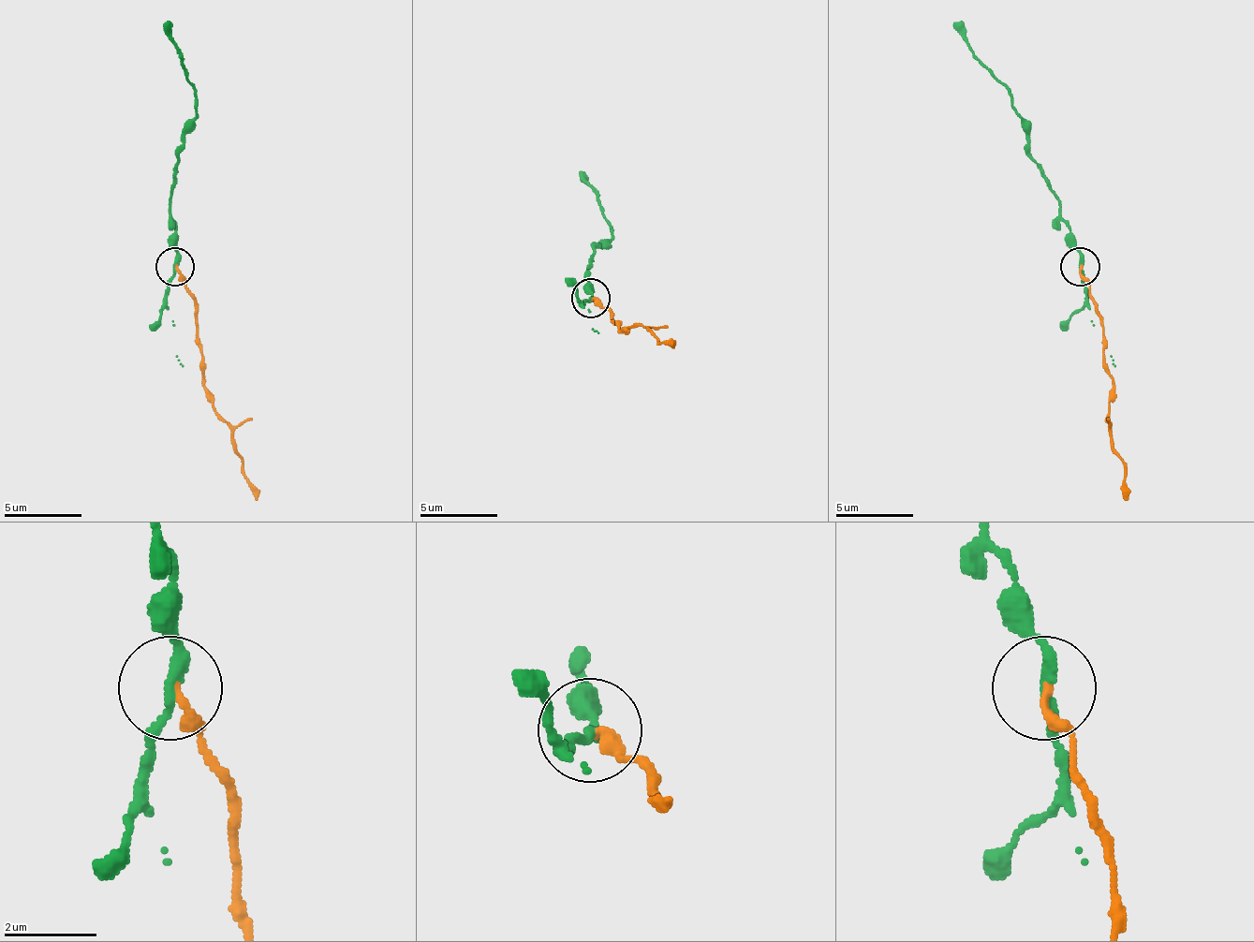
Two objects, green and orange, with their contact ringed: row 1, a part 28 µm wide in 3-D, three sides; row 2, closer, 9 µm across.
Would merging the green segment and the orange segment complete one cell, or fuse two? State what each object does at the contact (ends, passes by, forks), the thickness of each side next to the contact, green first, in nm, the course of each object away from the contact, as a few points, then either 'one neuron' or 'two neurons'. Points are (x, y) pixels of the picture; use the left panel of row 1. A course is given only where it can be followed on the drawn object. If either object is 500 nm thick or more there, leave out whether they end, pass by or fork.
green passes by | orange ends | 240/220 nm | green via (175, 268), (171, 167), (180, 155), (184, 128), (195, 116), (195, 93), (164, 23) | orange via (175, 268), (195, 302), (202, 388), (229, 427), (234, 450), (257, 501) | two neurons

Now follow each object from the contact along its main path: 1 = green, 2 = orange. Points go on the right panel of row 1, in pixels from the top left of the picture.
1: (1081, 268), (1081, 248), (1042, 167), (1030, 155), (1030, 128), (1019, 116), (1010, 93), (952, 23)
2: (1081, 268), (1097, 302), (1112, 388), (1108, 427), (1112, 450), (1124, 462), (1128, 501)

